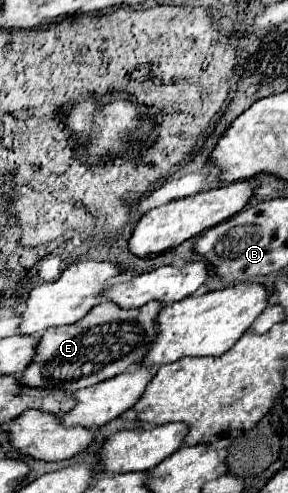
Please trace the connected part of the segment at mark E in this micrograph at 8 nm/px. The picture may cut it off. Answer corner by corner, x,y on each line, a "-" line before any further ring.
101,301
81,321
47,329
39,341
37,357
21,375
21,383
79,391
133,369
133,363
141,363
149,345
157,339
157,313
161,307
161,301
149,301
139,309
121,309
113,301

